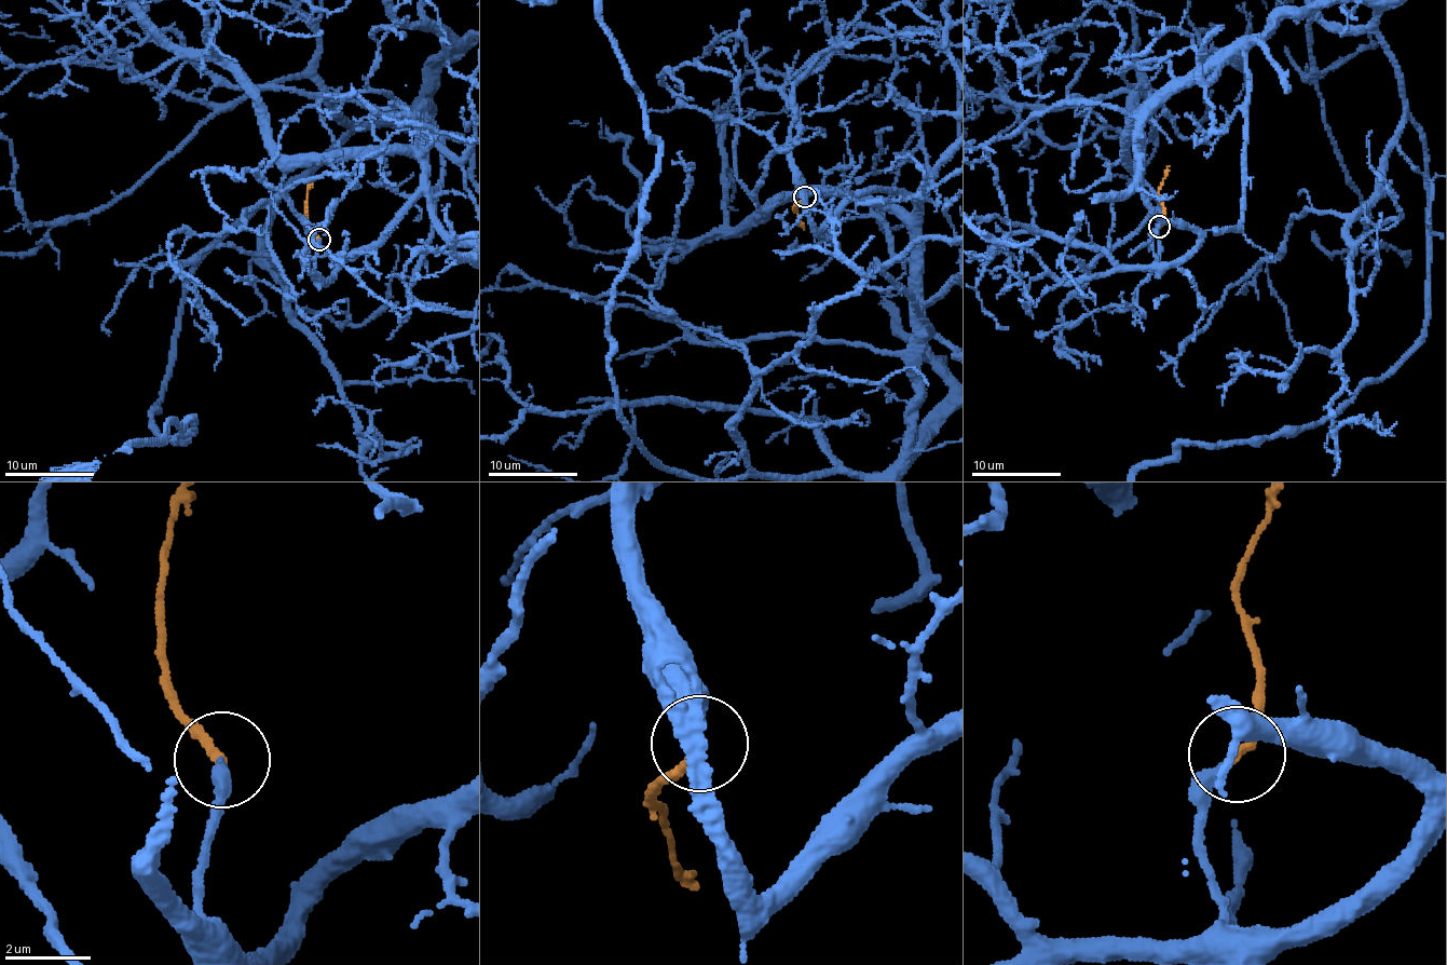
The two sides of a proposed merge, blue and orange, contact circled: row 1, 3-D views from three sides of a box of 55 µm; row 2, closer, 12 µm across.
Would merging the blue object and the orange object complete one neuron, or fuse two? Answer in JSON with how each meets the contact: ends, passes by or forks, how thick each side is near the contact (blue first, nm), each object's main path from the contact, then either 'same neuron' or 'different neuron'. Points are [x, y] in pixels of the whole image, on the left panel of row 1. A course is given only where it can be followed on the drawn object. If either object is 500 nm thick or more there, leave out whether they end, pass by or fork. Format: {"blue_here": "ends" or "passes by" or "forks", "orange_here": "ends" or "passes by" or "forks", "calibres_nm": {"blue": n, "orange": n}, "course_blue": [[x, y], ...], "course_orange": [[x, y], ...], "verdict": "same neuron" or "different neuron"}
{"blue_here": "ends", "orange_here": "ends", "calibres_nm": {"blue": 240, "orange": 240}, "course_blue": [[318, 239], [323, 283], [370, 250], [426, 109], [212, 247], [151, 426], [192, 429]], "course_orange": [[318, 240], [308, 221], [306, 194], [313, 179]], "verdict": "same neuron"}

